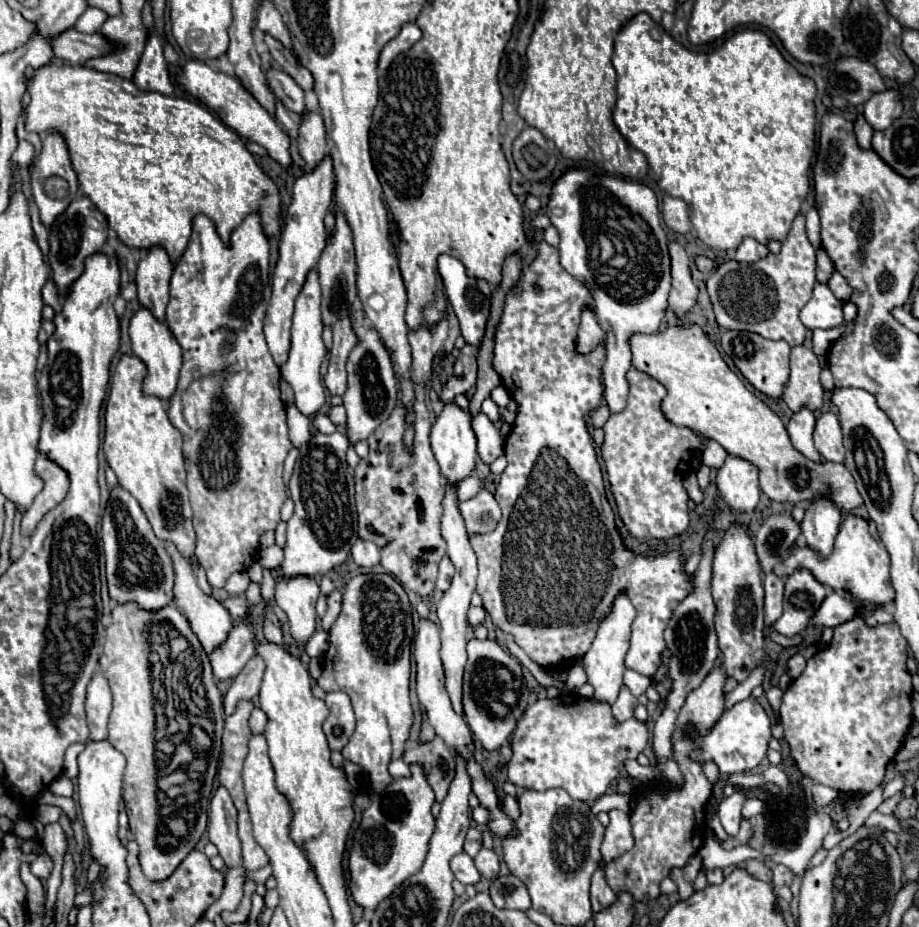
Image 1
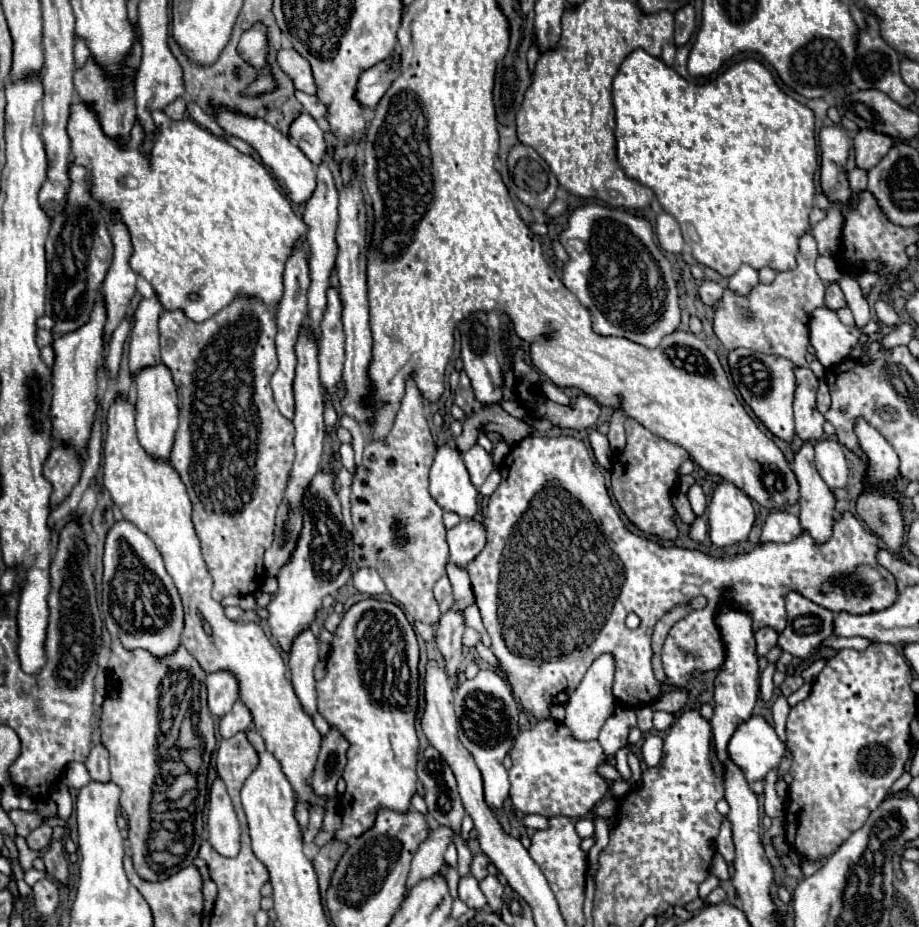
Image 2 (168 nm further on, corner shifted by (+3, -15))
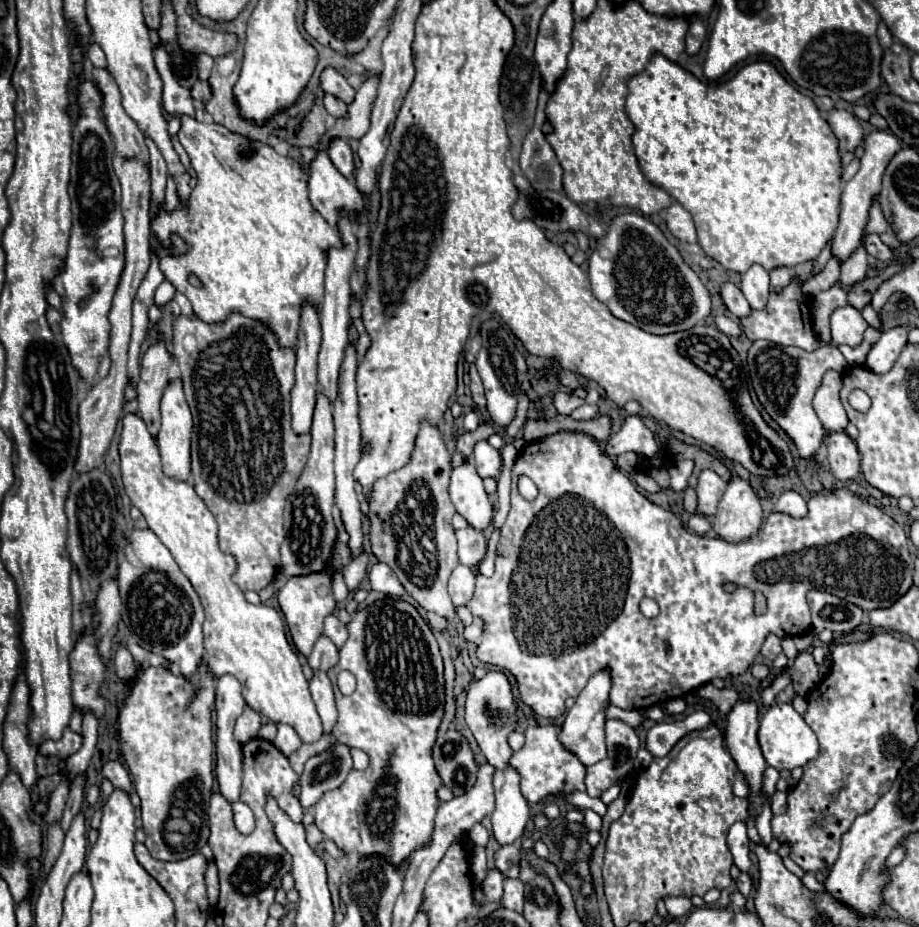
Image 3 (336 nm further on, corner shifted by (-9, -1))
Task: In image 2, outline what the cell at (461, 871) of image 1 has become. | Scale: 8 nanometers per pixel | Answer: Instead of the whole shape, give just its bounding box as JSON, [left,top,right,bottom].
[459,874,487,910]

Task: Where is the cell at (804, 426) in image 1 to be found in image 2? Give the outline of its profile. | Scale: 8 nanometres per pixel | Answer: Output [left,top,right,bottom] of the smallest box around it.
[791,442,835,544]

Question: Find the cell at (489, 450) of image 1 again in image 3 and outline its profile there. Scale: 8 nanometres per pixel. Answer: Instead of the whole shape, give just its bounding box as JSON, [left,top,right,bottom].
[473,440,501,478]

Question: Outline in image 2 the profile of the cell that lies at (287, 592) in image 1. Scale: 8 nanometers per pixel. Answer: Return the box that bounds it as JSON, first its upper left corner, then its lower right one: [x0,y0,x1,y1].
[289,628,319,716]

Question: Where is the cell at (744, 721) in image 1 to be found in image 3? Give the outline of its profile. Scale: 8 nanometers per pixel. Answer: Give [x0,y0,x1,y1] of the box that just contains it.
[759,704,819,770]

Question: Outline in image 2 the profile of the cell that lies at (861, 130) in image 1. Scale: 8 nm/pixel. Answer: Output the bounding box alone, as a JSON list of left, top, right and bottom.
[849,166,867,194]

